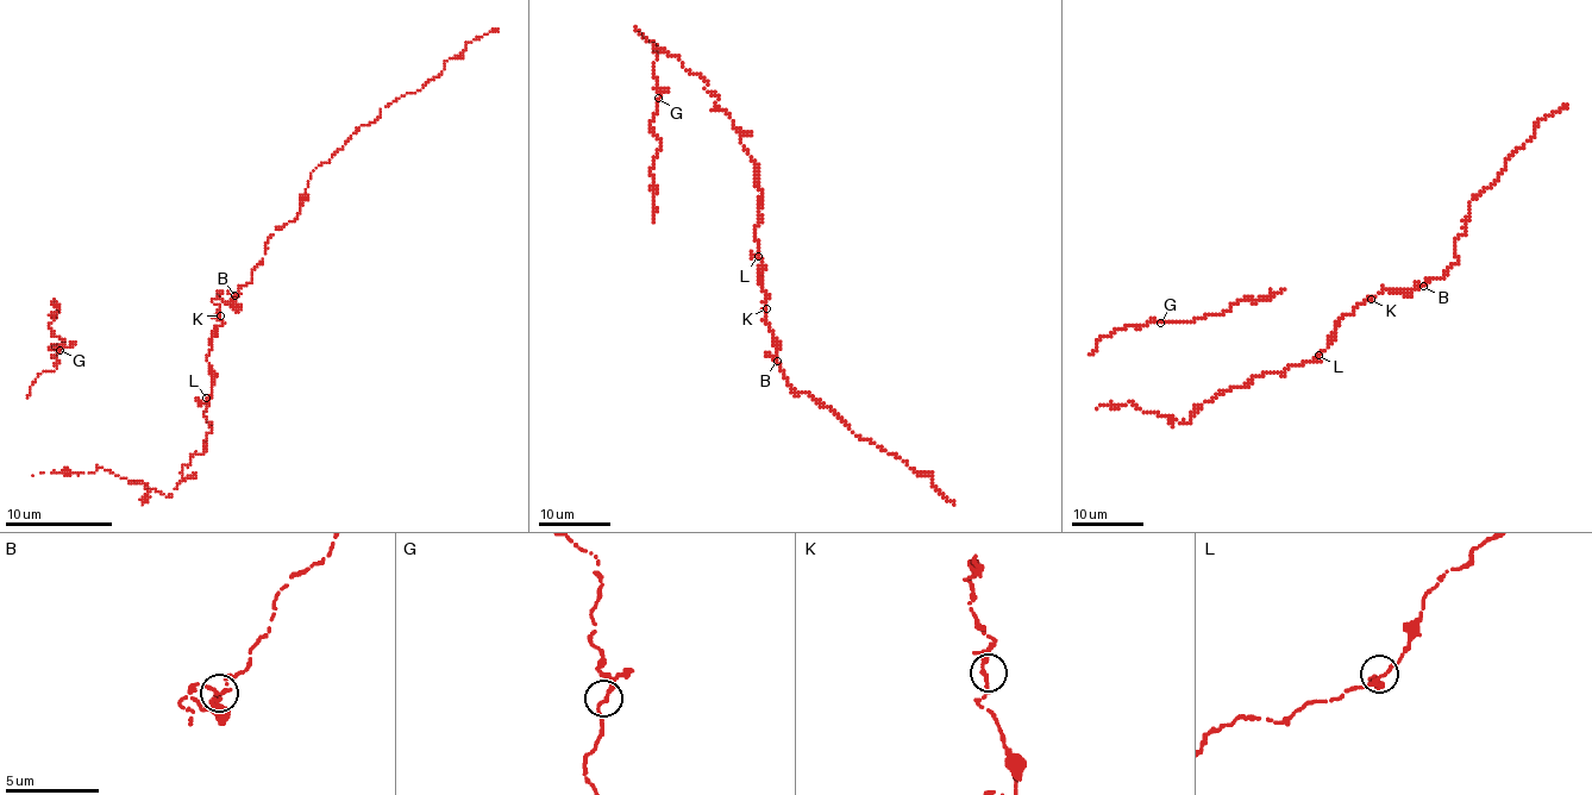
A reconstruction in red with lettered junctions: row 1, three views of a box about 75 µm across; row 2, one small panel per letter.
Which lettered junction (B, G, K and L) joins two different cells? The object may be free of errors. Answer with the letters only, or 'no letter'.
no letter

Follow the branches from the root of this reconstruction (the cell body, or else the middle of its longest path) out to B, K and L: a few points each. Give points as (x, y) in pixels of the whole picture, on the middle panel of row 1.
B: (759, 201), (758, 271), (769, 295), (766, 315), (762, 319), (772, 332), (777, 361)
K: (759, 201), (762, 219), (756, 226), (756, 238), (762, 270), (758, 271), (759, 285), (769, 295), (766, 308)
L: (759, 201), (758, 256)

